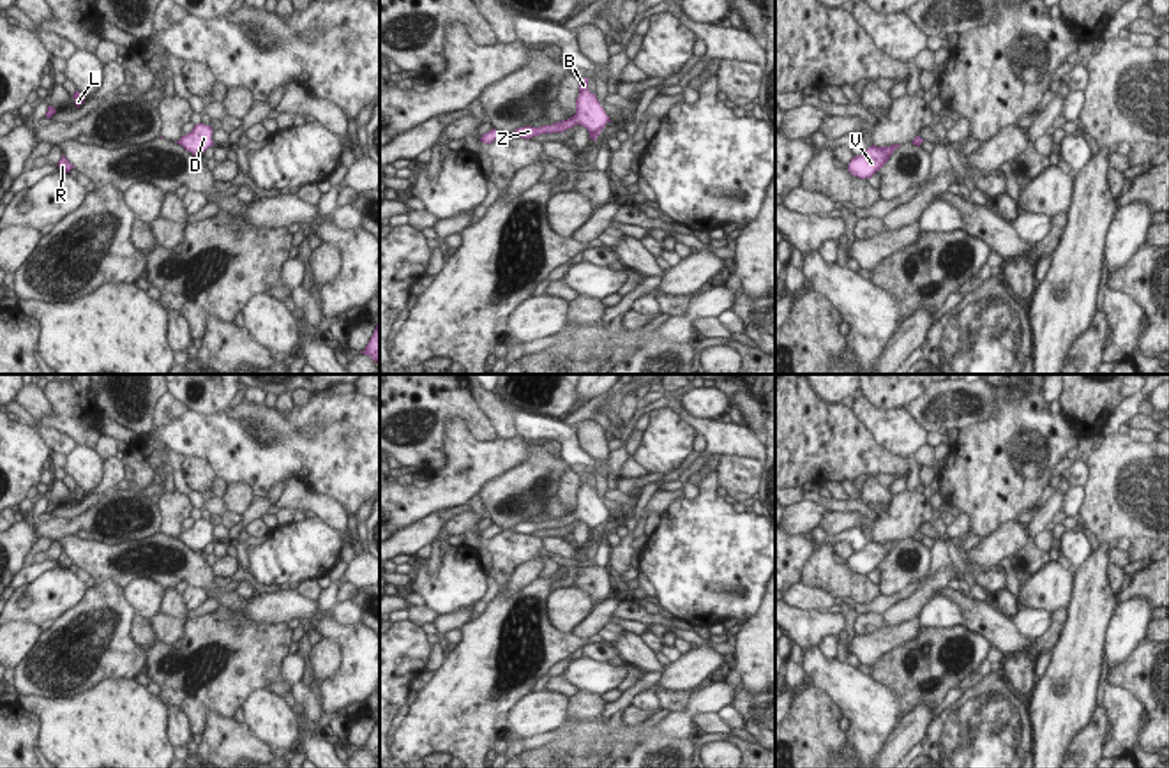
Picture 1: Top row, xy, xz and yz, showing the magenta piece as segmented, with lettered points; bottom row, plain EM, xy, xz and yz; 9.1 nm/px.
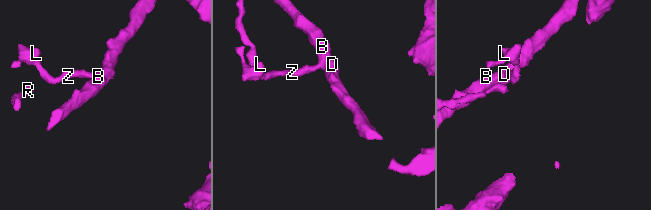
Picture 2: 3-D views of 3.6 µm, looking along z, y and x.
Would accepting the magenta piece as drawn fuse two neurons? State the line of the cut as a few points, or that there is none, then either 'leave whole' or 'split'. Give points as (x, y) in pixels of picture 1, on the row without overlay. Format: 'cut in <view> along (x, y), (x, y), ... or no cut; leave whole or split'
no cut; leave whole

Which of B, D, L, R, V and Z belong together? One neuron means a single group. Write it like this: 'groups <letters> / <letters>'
groups B D L R V Z

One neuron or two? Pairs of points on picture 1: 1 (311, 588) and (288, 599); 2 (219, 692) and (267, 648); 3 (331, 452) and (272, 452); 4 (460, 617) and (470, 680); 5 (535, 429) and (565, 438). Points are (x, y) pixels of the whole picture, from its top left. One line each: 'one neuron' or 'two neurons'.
1: two neurons
2: one neuron
3: one neuron
4: two neurons
5: one neuron

